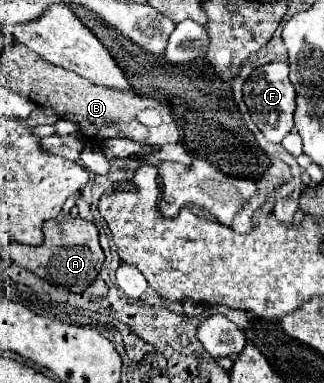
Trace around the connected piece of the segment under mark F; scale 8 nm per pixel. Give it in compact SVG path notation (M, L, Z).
M276 61L256 67L244 85L244 101L252 111L252 121L270 143L280 143L294 127L292 115L296 109L294 85L288 79L288 61Z

